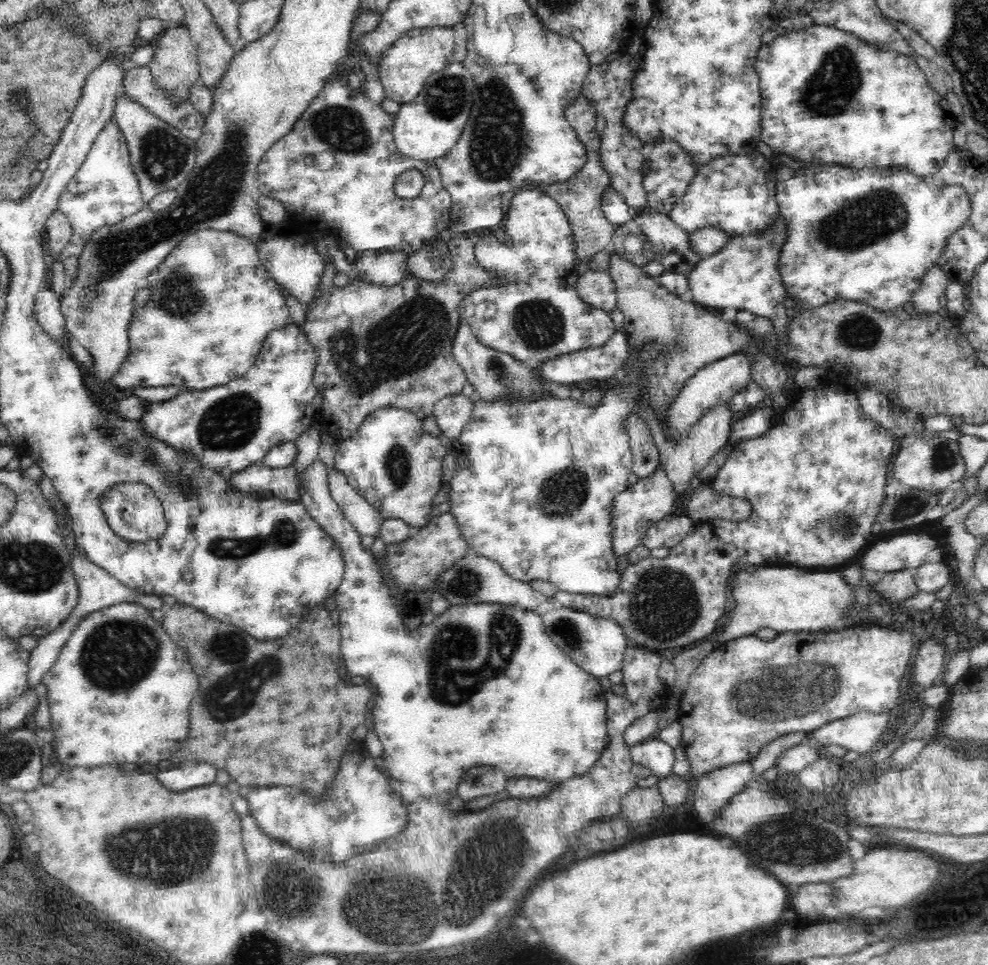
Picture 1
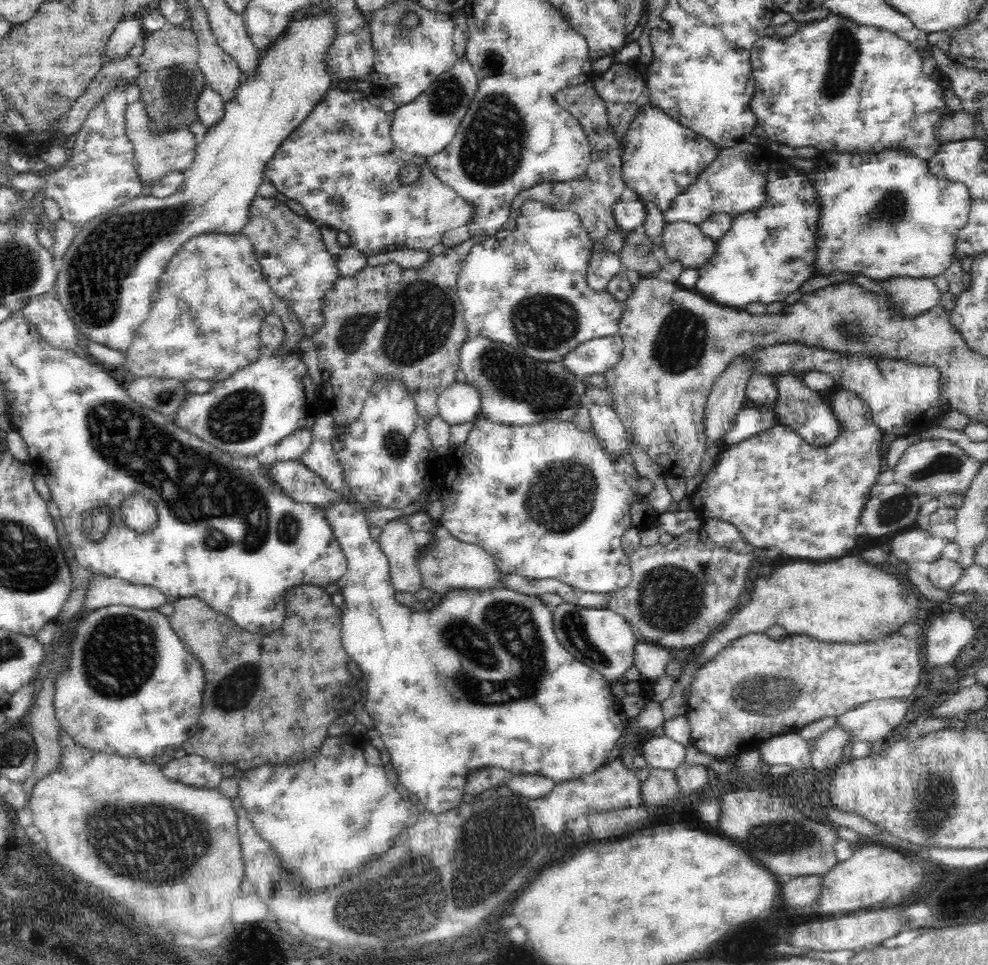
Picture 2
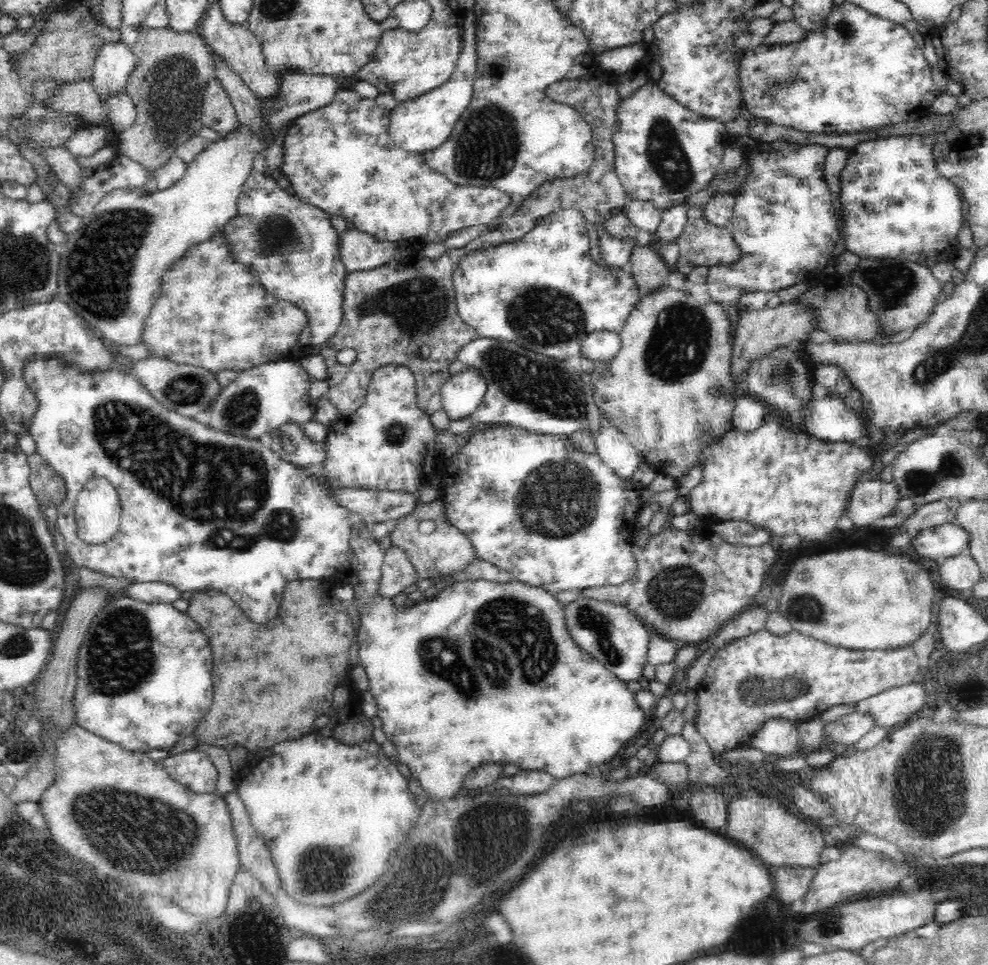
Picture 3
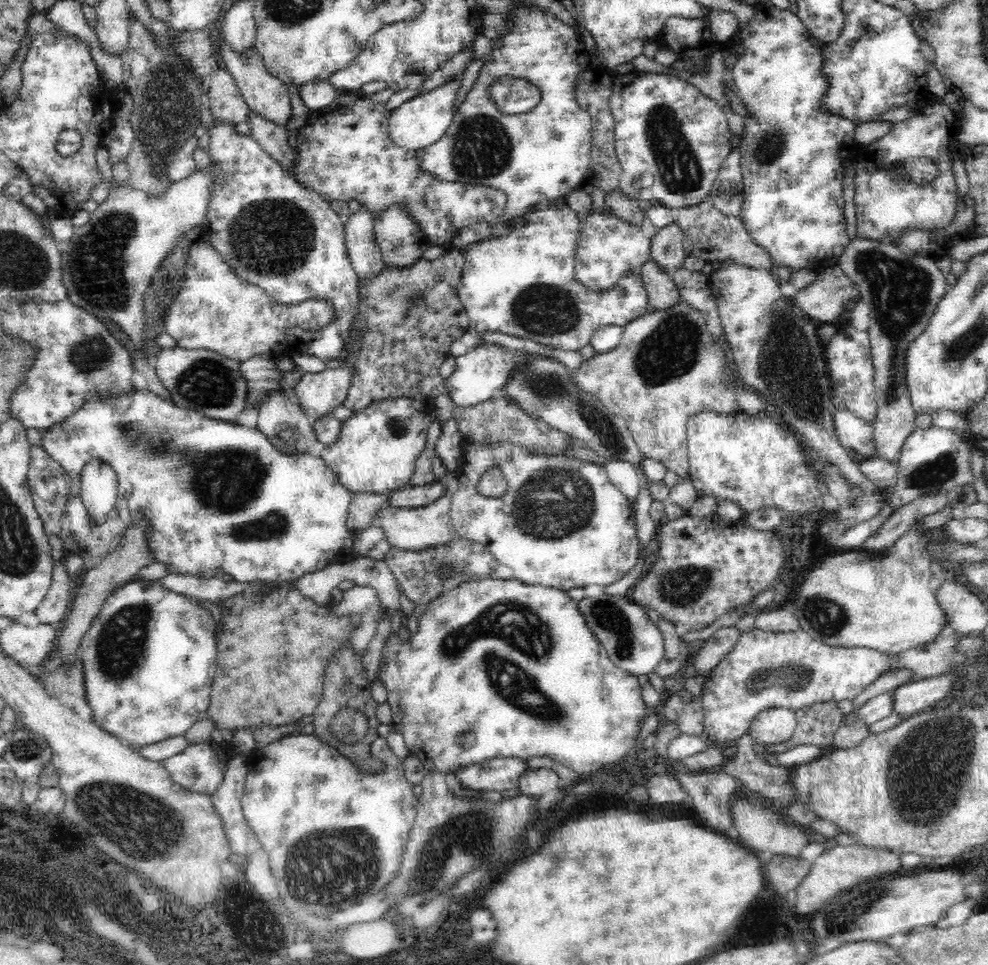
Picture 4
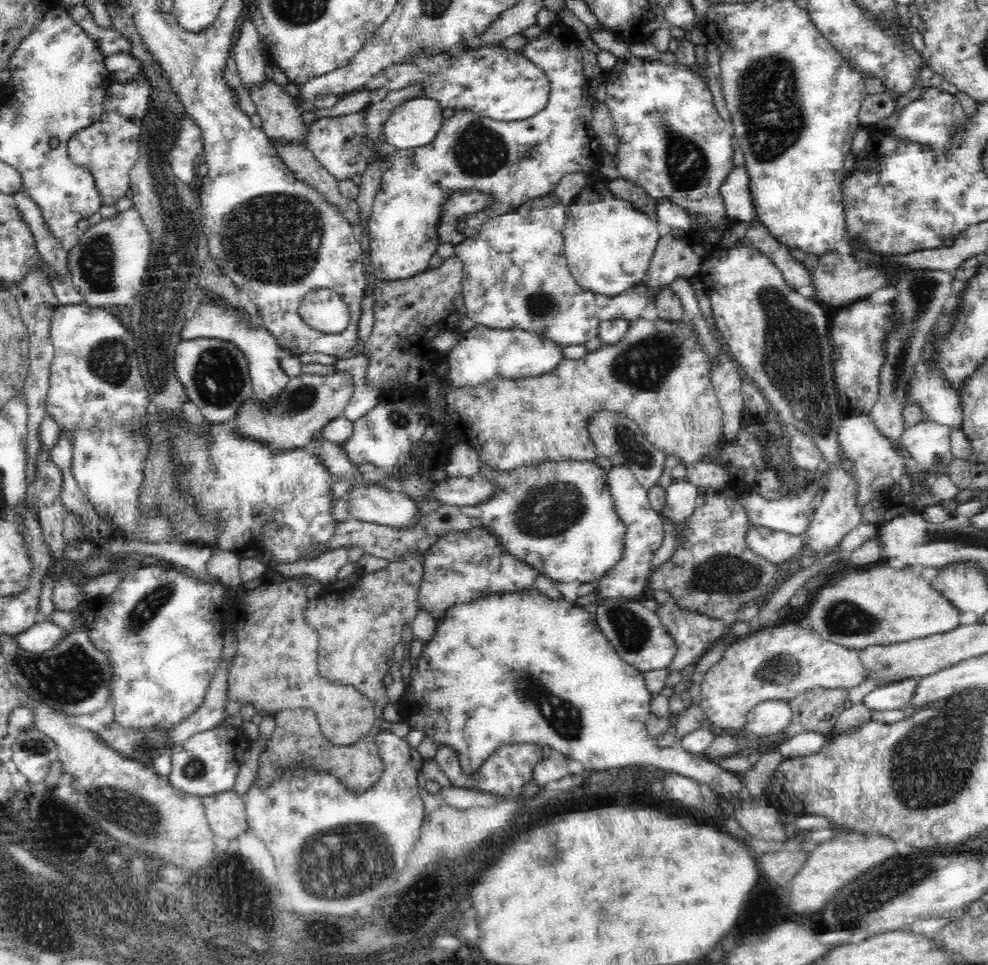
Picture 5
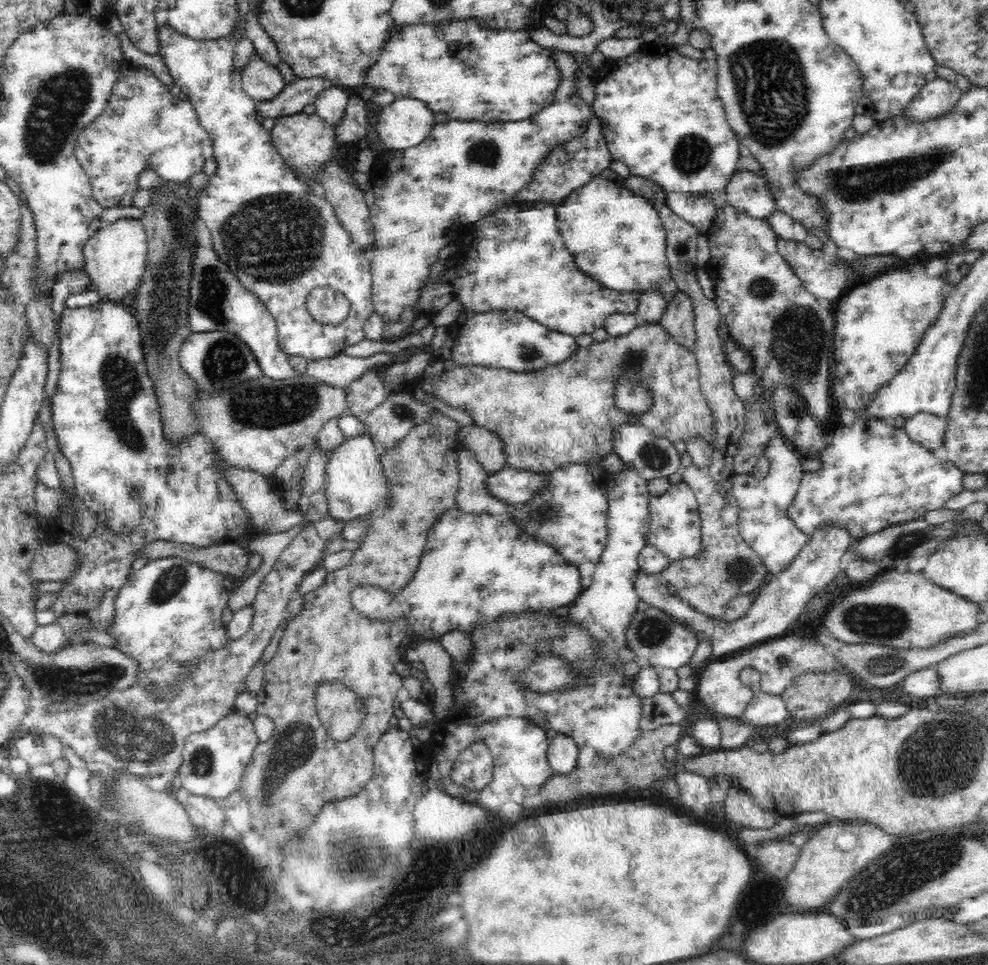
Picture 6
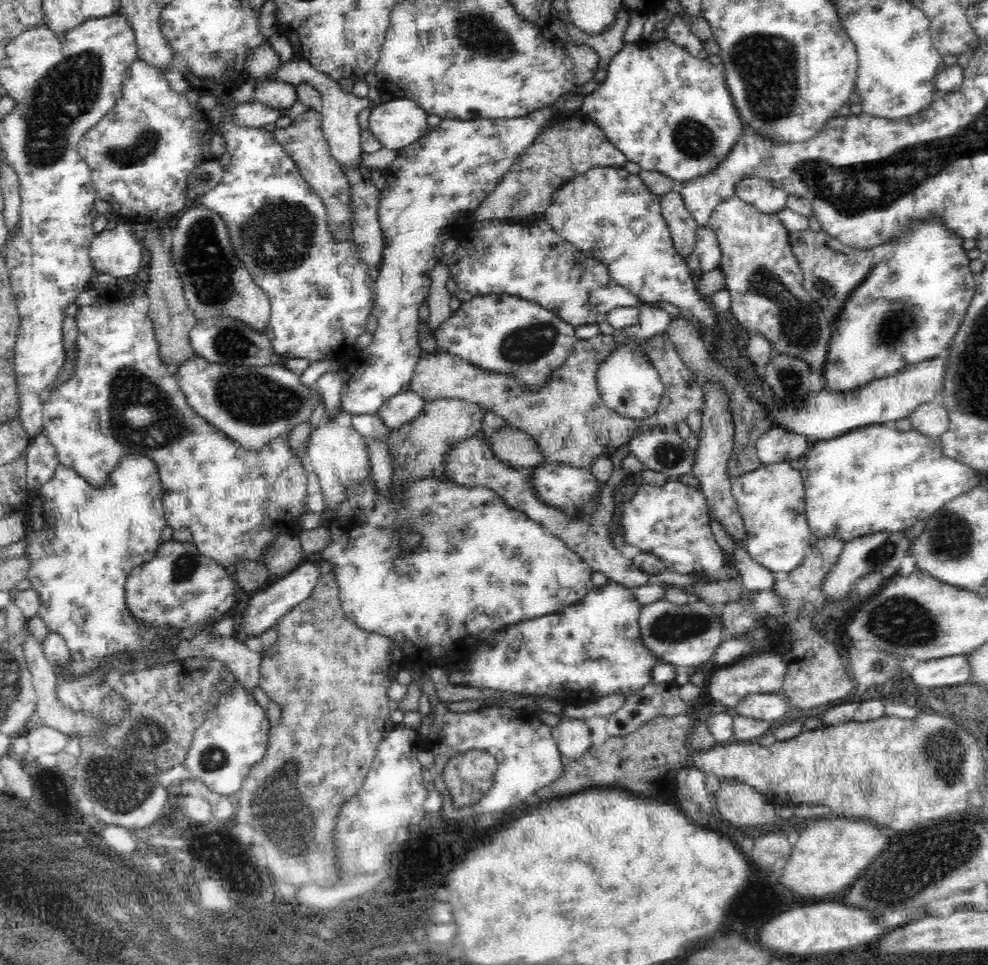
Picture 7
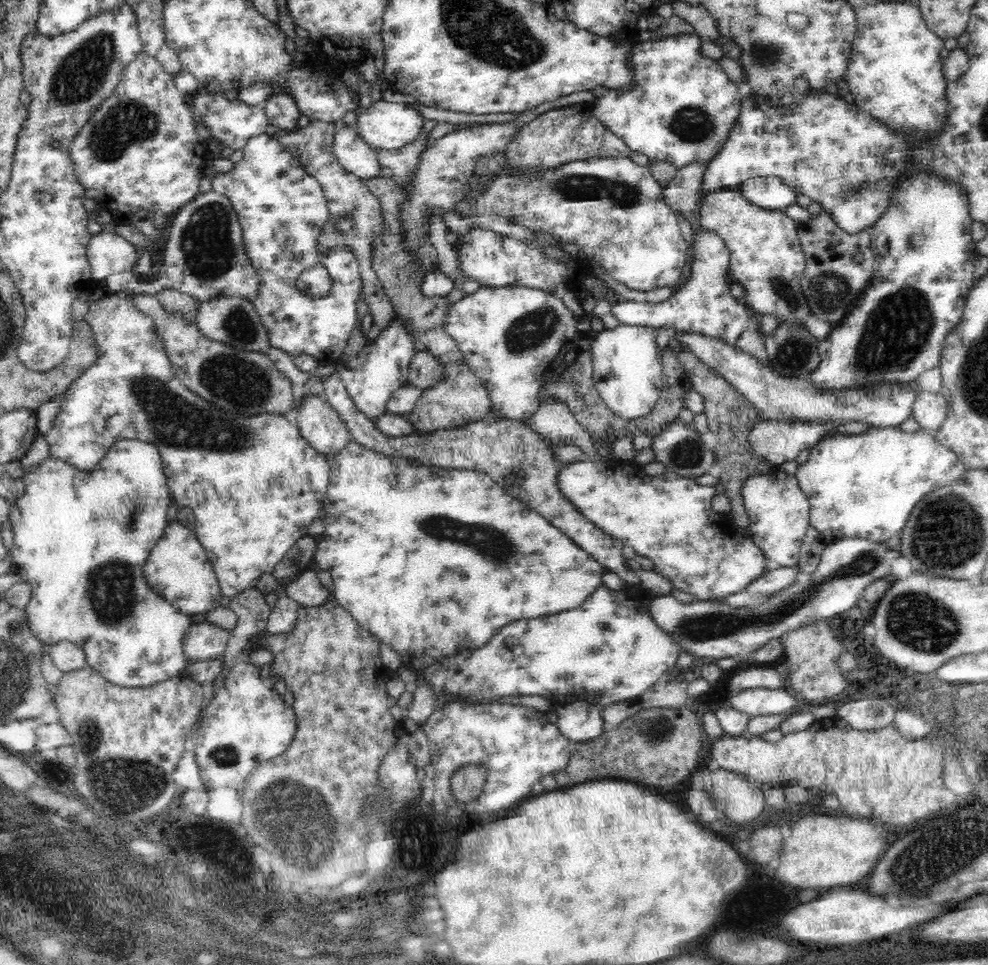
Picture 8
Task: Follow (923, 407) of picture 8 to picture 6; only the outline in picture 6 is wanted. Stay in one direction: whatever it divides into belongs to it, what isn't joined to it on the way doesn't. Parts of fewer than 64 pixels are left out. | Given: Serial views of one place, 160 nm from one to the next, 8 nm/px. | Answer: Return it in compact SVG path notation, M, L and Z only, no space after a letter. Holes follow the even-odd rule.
M919 413L906 419L904 432L910 440L925 445L929 450L938 450L944 444L948 417Z

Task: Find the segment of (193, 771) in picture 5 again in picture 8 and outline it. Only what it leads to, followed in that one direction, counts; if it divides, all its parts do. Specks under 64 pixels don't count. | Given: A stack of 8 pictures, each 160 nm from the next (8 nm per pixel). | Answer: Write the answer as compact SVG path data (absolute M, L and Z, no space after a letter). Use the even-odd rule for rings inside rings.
M239 661L228 674L210 704L203 706L196 732L195 760L210 790L220 786L242 790L258 764L285 752L297 727L293 706L286 706L276 691L272 692L272 684L260 678L258 664Z

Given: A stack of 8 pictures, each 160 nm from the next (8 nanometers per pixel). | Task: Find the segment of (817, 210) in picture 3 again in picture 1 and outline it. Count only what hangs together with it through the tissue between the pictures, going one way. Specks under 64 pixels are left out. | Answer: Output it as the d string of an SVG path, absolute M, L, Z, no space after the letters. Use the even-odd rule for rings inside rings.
M781 215L762 232L732 236L724 248L712 256L701 258L696 268L687 275L693 299L701 306L719 310L736 308L738 311L751 312L755 317L766 316L772 321L773 332L777 336L783 336L788 320L783 303L787 296L781 270L778 270L778 259L786 239L788 239L788 221Z

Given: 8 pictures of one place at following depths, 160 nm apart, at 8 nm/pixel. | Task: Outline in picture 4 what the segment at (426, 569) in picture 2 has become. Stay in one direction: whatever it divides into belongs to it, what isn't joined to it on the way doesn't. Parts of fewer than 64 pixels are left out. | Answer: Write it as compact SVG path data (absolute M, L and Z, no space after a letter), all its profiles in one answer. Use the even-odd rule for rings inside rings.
M446 471L440 481L445 484L445 495L442 495L432 504L418 508L382 508L382 512L378 512L378 516L382 518L380 522L386 522L386 524L382 524L382 530L385 540L391 546L399 548L399 550L416 552L416 550L426 550L426 548L434 548L434 546L446 546L454 540L456 536L454 536L451 516L449 515L450 500L456 493L459 480L455 471Z

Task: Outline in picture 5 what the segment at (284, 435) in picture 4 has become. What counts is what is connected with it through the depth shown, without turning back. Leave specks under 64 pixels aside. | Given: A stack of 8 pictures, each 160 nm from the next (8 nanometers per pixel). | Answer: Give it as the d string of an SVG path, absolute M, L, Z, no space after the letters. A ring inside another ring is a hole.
M204 302L196 308L192 320L186 320L181 328L181 340L194 340L194 338L219 338L233 342L246 355L249 362L249 373L253 384L253 398L260 400L261 404L270 404L276 400L282 390L286 388L290 377L282 370L279 358L281 349L276 337L264 326L258 326L248 320L246 312L228 312L218 304Z

